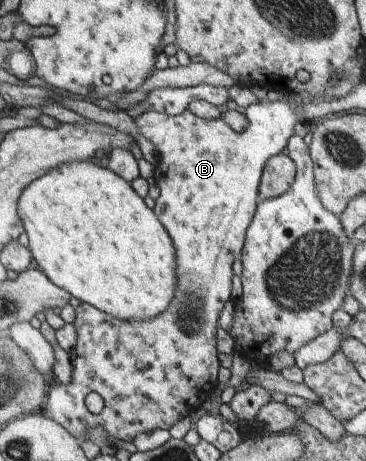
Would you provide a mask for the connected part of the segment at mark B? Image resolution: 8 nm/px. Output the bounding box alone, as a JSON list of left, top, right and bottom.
[43,89,304,445]

